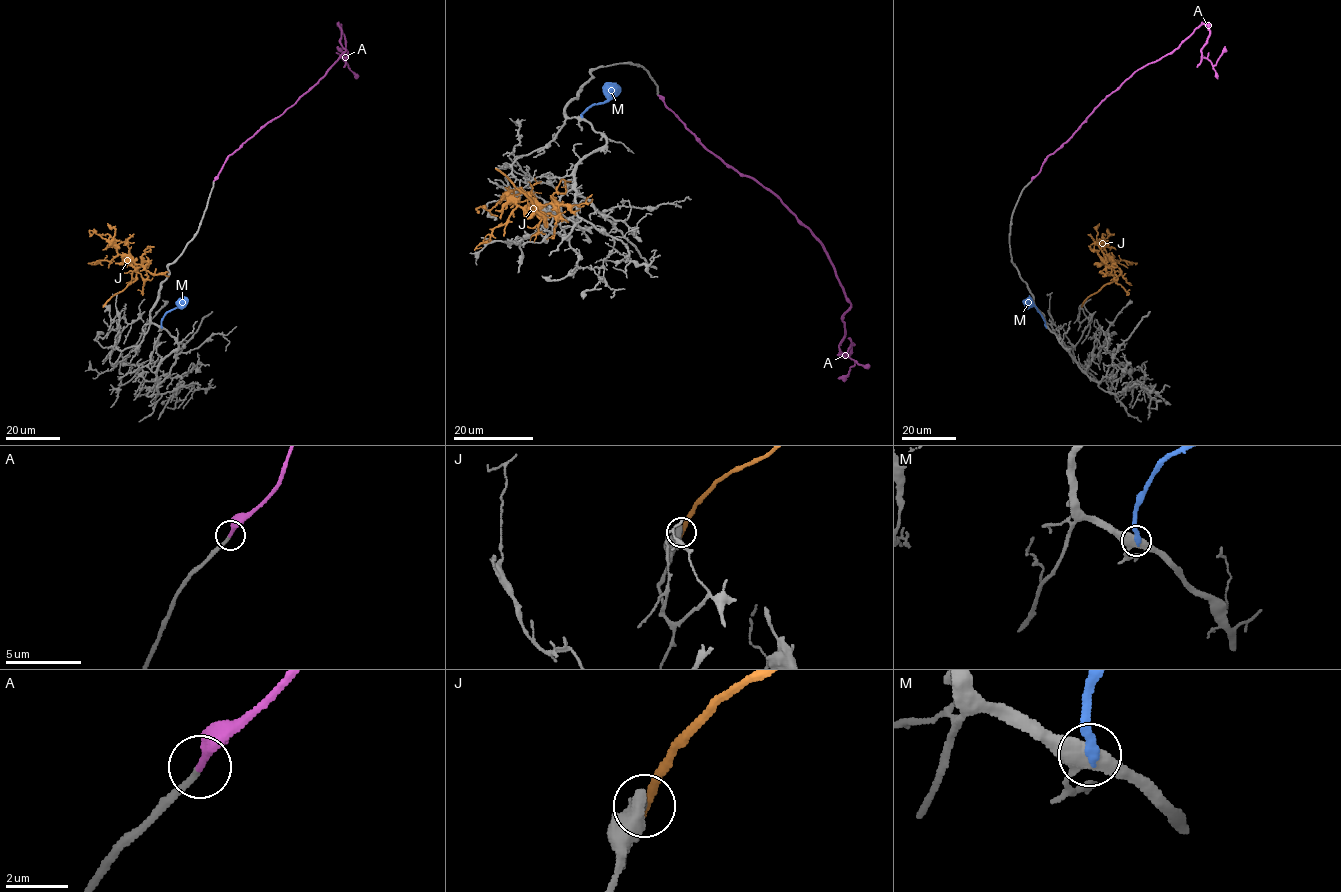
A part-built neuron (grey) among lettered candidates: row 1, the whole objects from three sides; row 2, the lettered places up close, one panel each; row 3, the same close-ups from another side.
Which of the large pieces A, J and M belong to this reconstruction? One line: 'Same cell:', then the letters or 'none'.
Same cell: A

